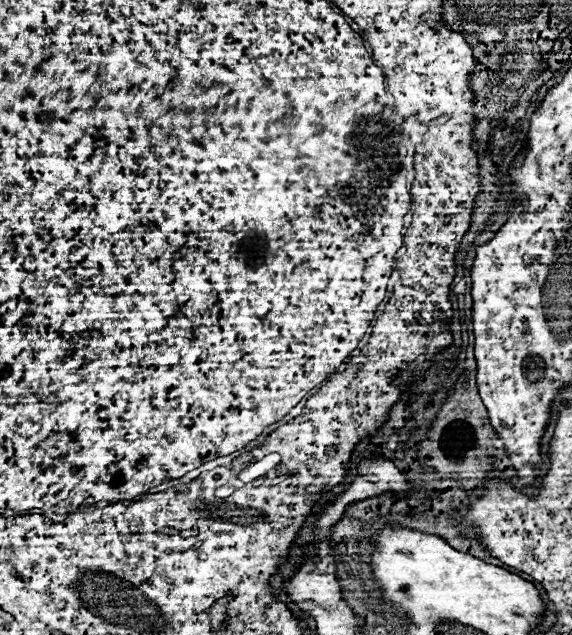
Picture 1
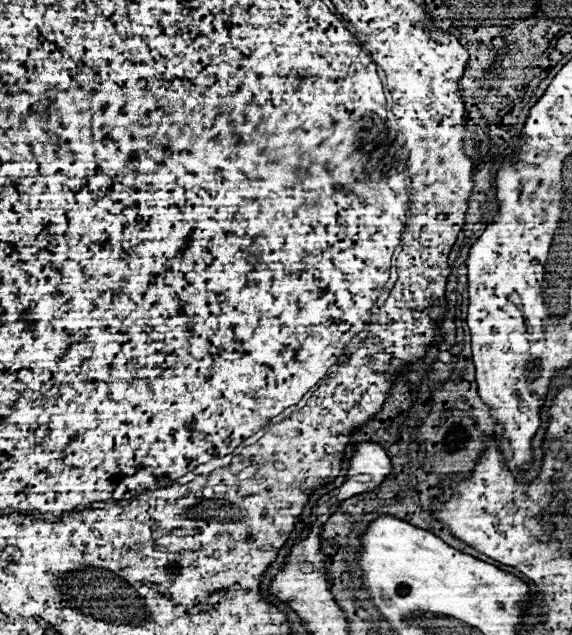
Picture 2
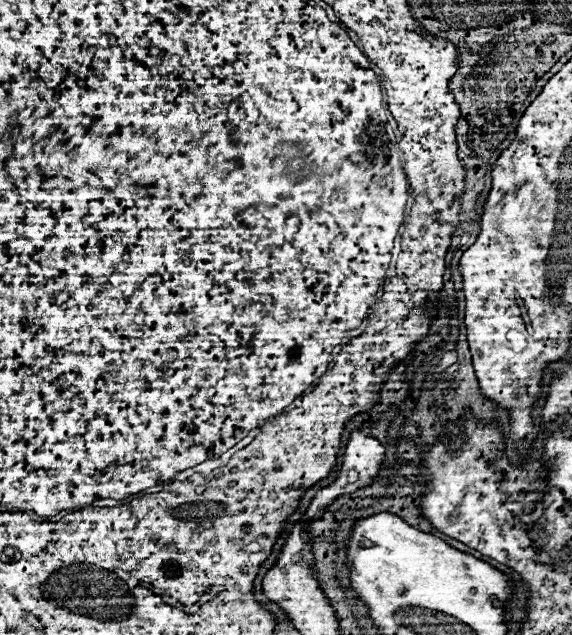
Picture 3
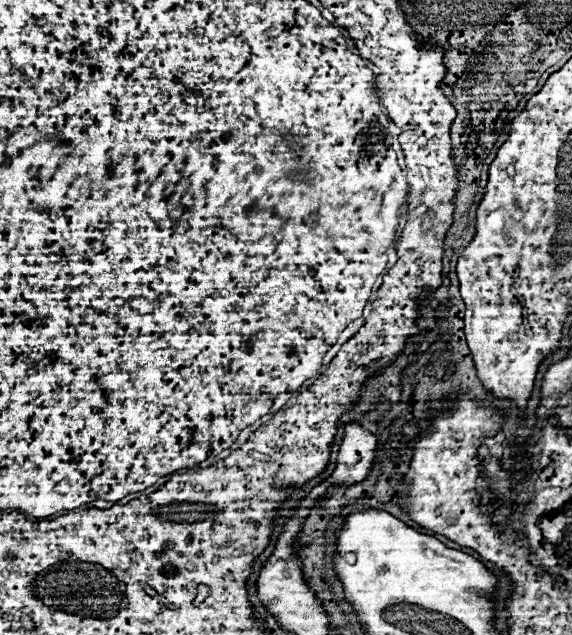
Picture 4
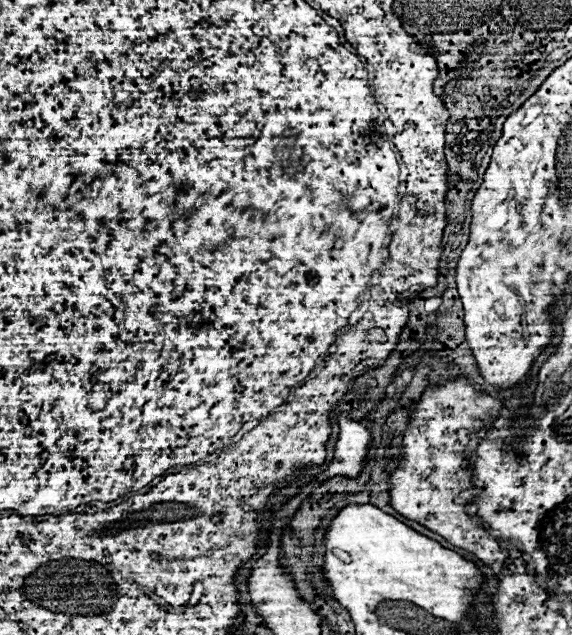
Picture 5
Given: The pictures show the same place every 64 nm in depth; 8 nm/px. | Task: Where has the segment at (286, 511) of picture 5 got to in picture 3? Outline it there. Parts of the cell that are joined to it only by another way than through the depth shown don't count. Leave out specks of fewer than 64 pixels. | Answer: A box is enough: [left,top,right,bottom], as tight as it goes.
[308,432,384,514]

